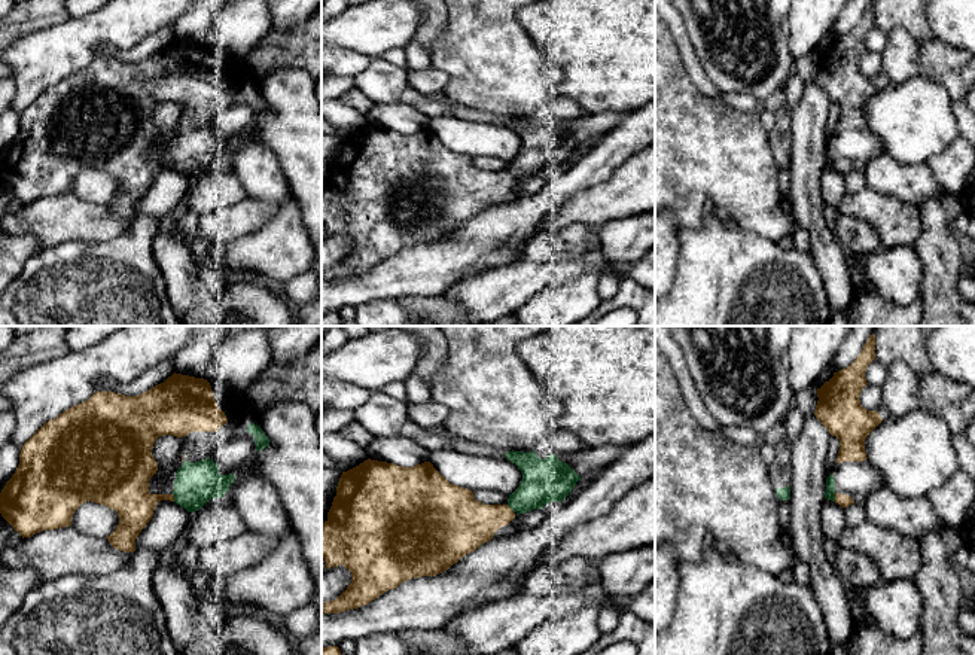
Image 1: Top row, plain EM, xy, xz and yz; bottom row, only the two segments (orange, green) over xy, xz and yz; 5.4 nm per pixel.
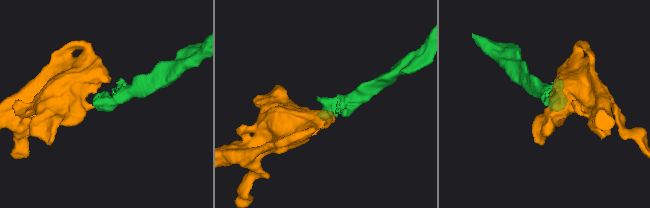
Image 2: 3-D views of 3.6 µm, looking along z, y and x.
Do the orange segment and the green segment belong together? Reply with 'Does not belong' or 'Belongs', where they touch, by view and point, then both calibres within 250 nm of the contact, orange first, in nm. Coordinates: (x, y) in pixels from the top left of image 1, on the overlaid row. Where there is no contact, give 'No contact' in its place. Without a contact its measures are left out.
Belongs. Touches orange at yz (835, 497). Thickness 70 nm (orange) against 60 nm

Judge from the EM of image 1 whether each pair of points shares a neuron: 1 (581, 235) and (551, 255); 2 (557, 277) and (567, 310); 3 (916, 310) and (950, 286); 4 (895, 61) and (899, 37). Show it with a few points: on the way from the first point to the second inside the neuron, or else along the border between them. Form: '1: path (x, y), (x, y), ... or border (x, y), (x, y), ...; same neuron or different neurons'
1: path (576, 244), (569, 255), (560, 255); same neuron
2: border (591, 268), (558, 286), (544, 288), (529, 299); different neurons
3: border (922, 295), (923, 310); different neurons
4: path (899, 55), (899, 43); same neuron

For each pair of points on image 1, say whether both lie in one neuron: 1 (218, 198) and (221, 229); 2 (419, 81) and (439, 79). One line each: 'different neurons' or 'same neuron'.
1: different neurons
2: same neuron

